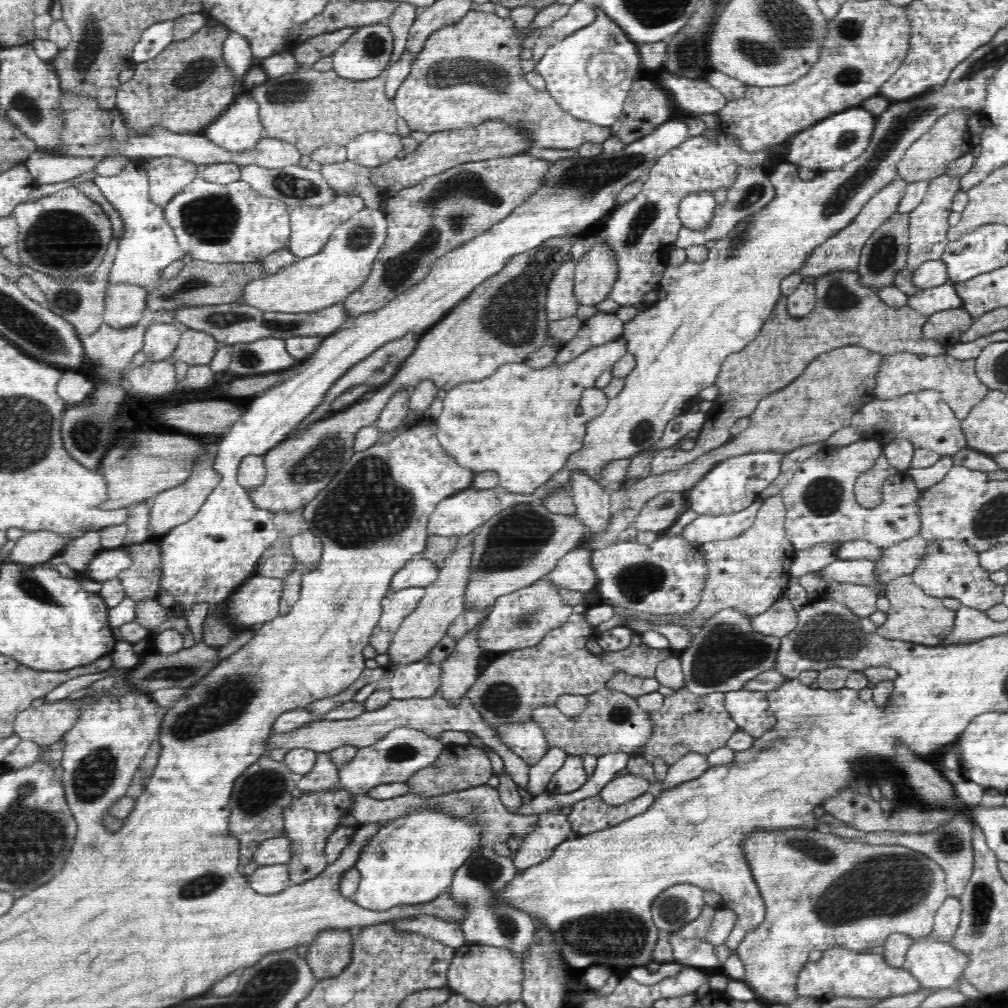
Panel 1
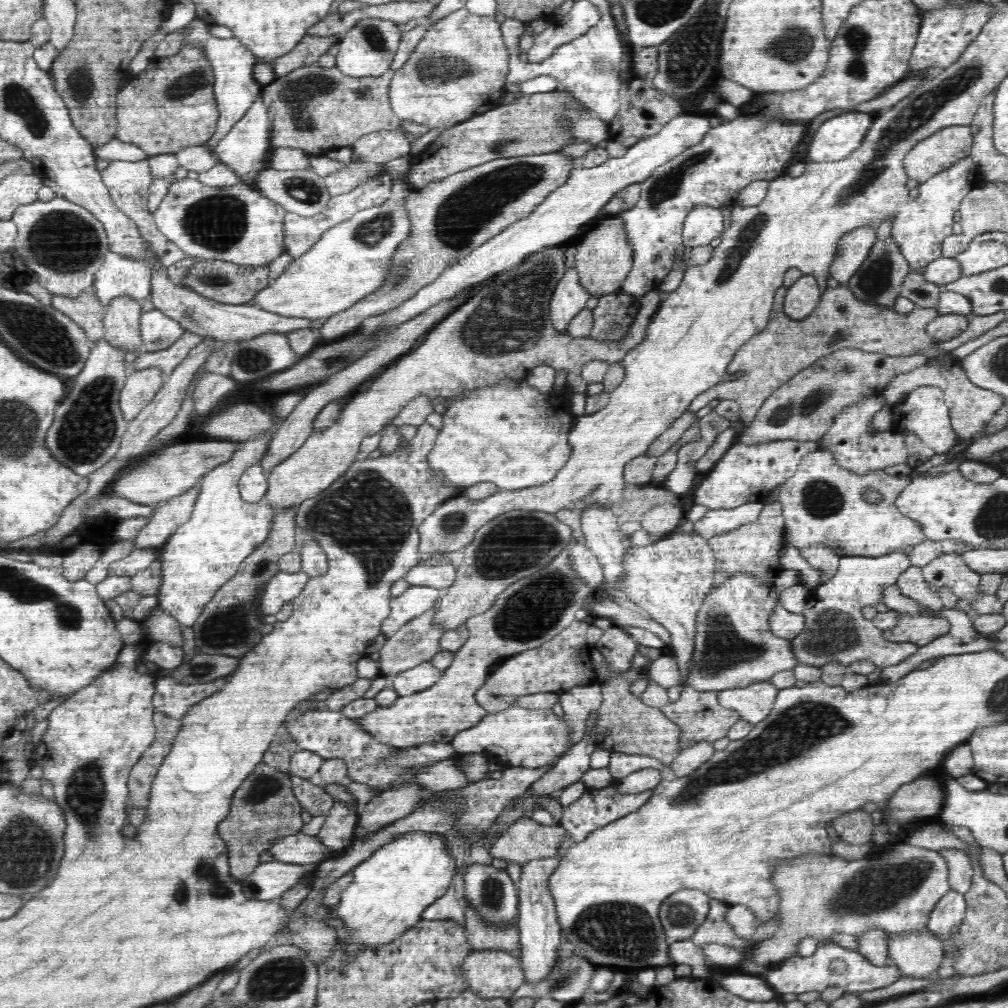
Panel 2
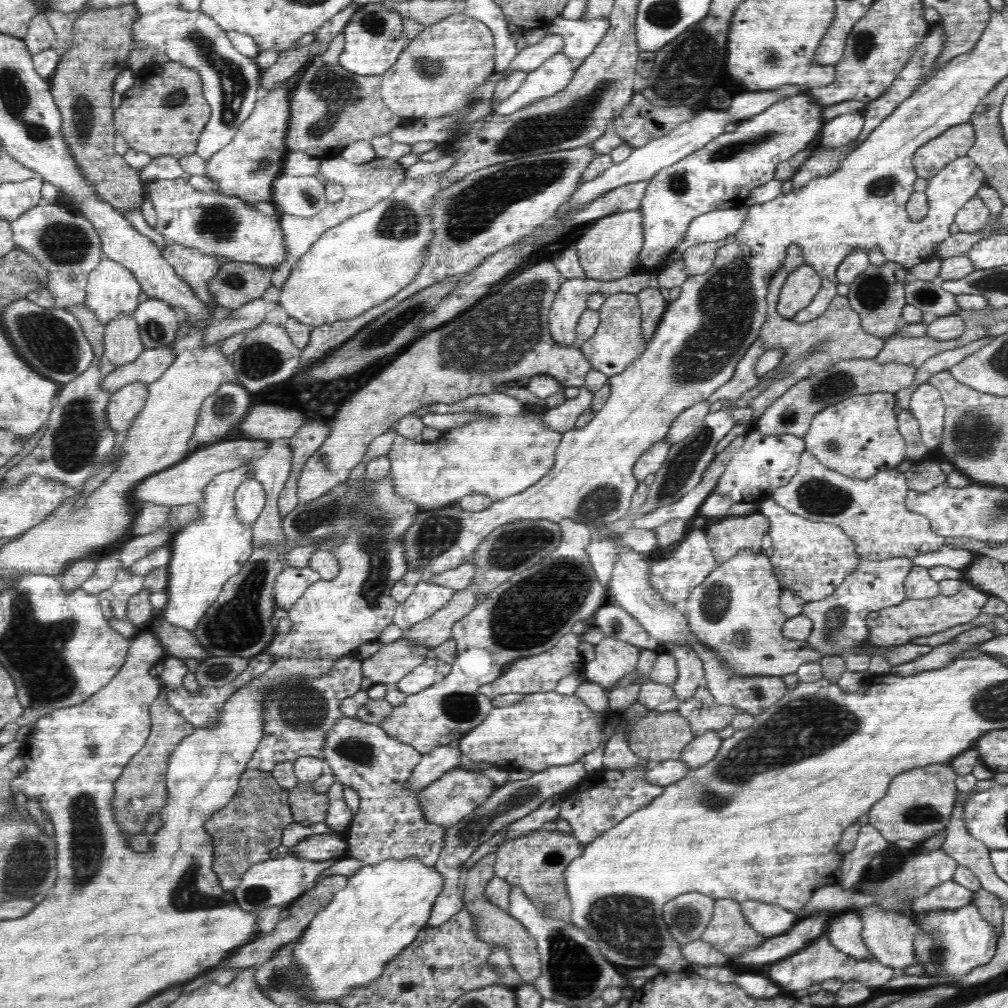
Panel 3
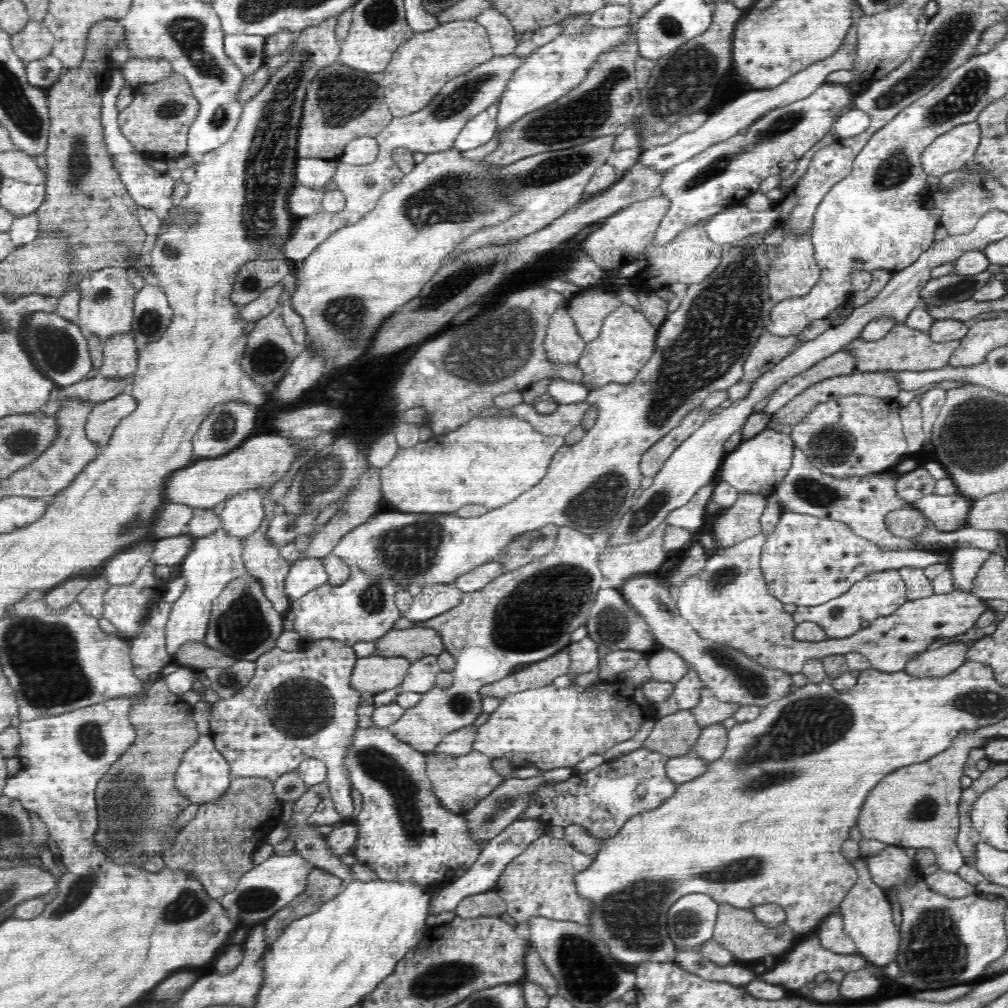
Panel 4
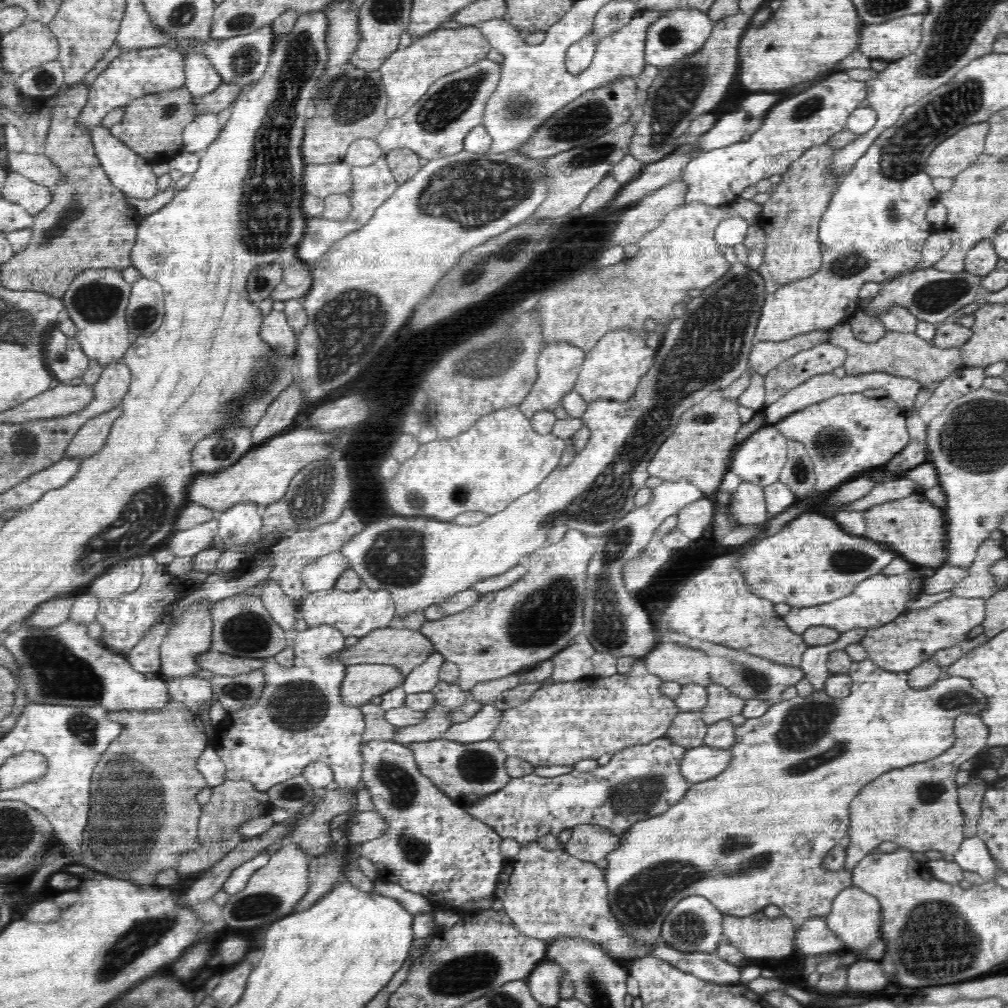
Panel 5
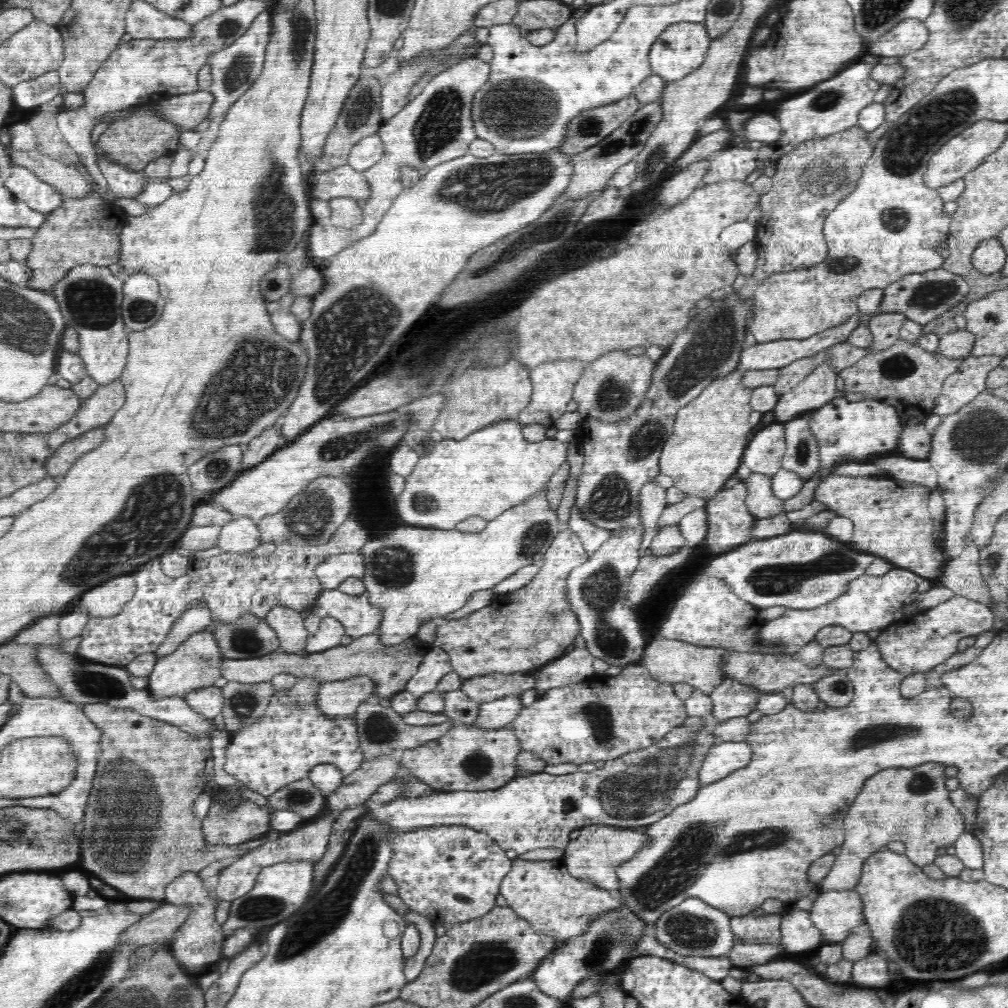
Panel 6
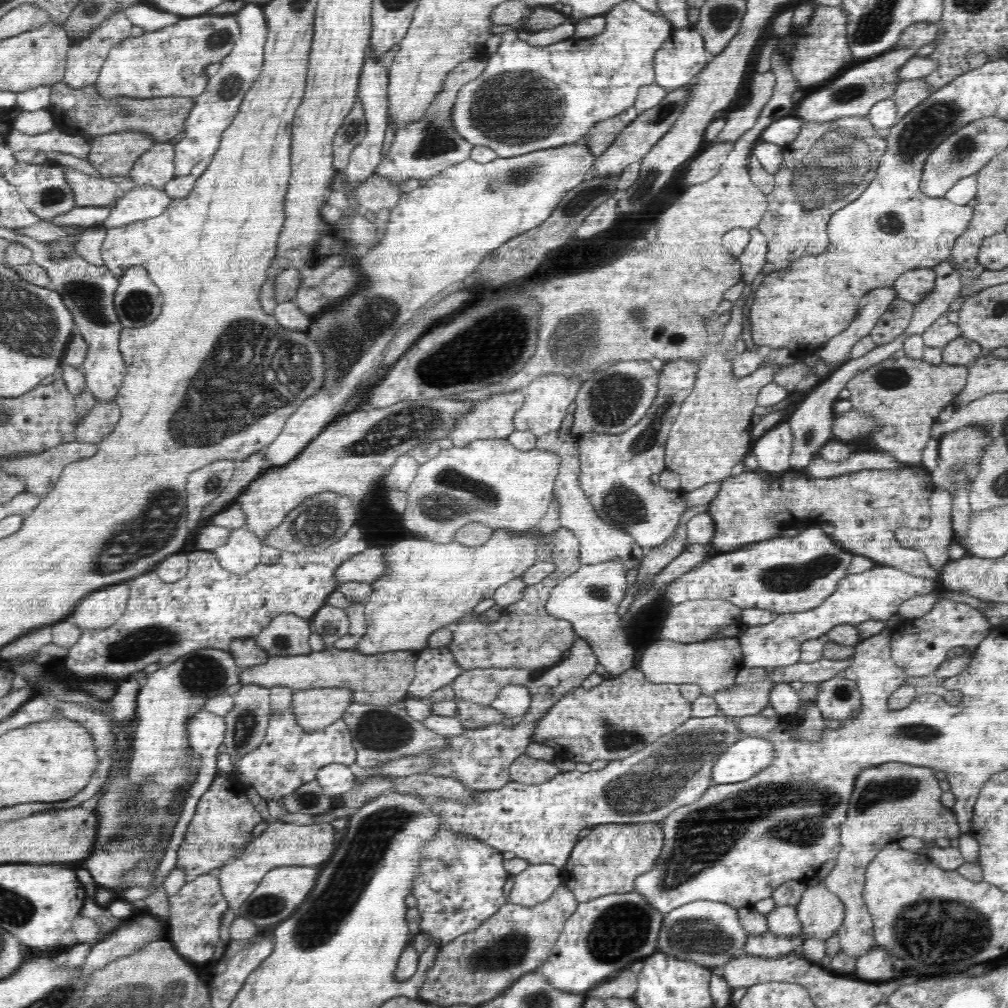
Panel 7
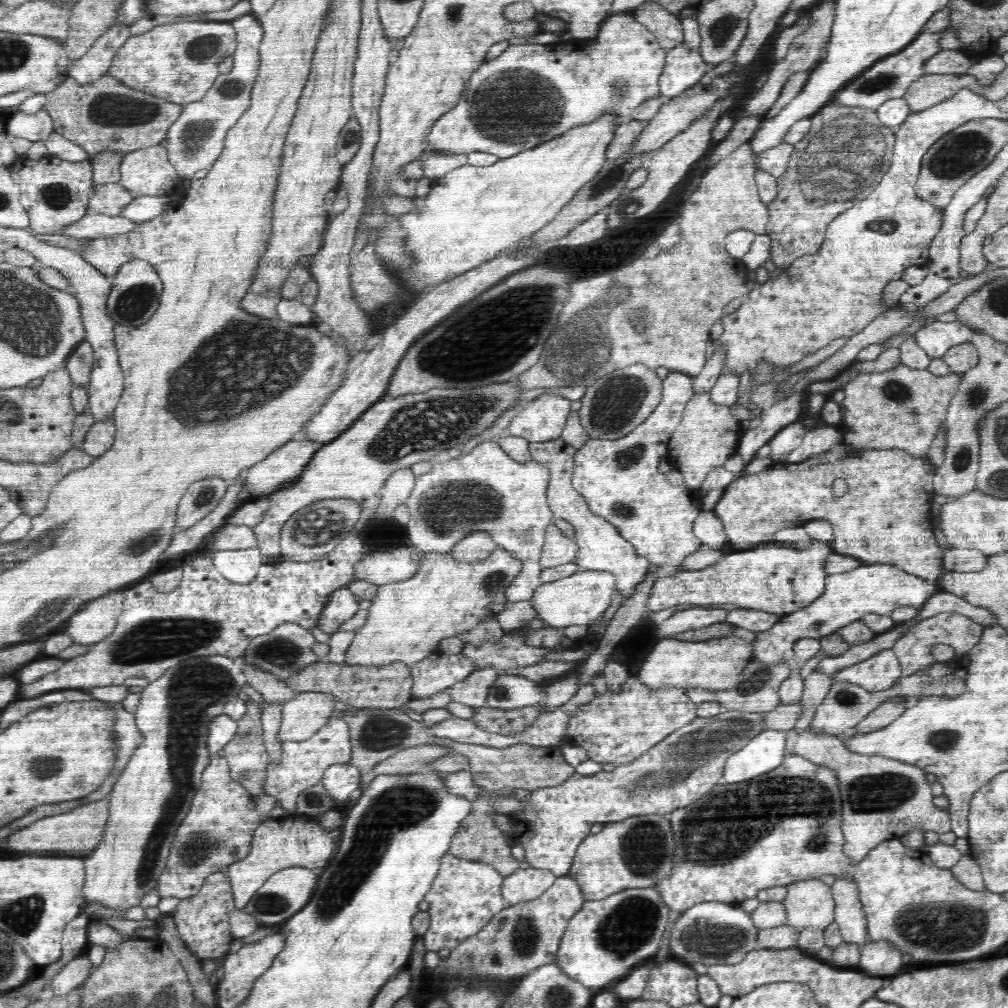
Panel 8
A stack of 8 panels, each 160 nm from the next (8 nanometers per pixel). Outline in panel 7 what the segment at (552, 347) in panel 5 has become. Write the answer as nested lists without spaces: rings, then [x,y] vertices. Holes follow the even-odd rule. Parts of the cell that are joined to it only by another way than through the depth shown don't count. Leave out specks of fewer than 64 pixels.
[[[546,374],[538,376],[526,388],[524,406],[516,412],[514,428],[518,431],[529,431],[536,439],[553,431],[558,431],[561,424],[573,408],[578,391],[581,388],[583,377],[564,376],[563,374]]]

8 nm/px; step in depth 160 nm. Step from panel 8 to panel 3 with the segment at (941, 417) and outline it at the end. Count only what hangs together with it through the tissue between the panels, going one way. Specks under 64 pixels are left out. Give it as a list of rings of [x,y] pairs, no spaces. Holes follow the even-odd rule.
[[[975,325],[965,329],[962,336],[952,340],[939,341],[927,334],[919,337],[892,335],[885,340],[883,349],[875,356],[878,364],[899,362],[920,368],[928,358],[940,352],[954,350],[987,335],[988,325]]]

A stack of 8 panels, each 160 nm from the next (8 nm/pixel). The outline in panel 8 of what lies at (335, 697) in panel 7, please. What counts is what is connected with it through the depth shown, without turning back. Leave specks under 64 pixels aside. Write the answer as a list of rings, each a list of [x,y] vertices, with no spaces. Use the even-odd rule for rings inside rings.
[[[304,692],[285,702],[278,740],[294,742],[310,739],[320,732],[335,711],[336,698],[329,693]]]

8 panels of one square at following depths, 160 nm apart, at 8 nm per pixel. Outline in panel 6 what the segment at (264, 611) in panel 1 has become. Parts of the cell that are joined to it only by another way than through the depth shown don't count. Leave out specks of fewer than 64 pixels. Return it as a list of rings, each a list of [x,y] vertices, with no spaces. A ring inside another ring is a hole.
[[[347,553],[328,557],[315,568],[316,578],[324,589],[334,590],[346,578],[354,577],[362,580],[366,570],[364,554]]]

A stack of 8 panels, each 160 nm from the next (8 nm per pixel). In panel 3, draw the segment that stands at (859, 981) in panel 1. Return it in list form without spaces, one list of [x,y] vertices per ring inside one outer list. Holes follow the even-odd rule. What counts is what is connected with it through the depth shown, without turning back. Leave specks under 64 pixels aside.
[[[822,934],[811,943],[808,948],[804,948],[804,950],[794,954],[794,956],[788,956],[788,958],[774,963],[774,966],[768,972],[768,978],[782,990],[792,990],[792,992],[807,989],[812,984],[822,983],[828,978],[837,978],[844,983],[856,980],[872,989],[876,989],[883,988],[898,973],[893,967],[881,964],[873,958],[857,960],[844,952],[838,951],[829,943],[826,934]]]

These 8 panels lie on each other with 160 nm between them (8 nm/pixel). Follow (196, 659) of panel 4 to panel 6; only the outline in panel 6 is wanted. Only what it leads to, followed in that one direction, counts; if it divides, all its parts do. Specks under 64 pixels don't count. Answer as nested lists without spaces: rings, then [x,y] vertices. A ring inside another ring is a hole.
[[[376,632],[353,639],[348,645],[340,645],[319,653],[284,653],[274,651],[258,658],[240,658],[232,660],[223,658],[222,676],[228,681],[243,684],[269,682],[276,674],[291,674],[298,678],[315,678],[320,683],[346,680],[352,676],[371,676],[374,680],[372,700],[391,698],[398,692],[406,690],[409,680],[416,674],[420,663],[431,645],[418,636],[411,637],[394,646],[384,646]]]

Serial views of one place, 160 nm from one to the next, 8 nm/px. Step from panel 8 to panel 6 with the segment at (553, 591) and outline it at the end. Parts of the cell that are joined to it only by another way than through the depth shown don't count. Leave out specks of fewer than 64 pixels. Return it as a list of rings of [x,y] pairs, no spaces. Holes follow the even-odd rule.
[[[638,524],[636,528],[618,528],[612,530],[611,538],[599,547],[594,555],[572,569],[566,578],[567,601],[571,604],[571,611],[577,616],[580,623],[582,635],[586,642],[587,649],[592,656],[599,658],[610,665],[622,666],[629,663],[639,662],[642,658],[644,649],[647,647],[644,636],[638,630],[638,620],[636,620],[636,609],[633,608],[627,599],[629,582],[632,573],[638,566],[640,557],[639,550],[644,534],[644,527]]]

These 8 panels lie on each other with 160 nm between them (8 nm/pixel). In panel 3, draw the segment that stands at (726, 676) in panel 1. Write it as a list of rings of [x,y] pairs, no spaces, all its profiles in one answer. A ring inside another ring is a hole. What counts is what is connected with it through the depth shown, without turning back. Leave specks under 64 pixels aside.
[[[742,550],[730,560],[716,565],[704,582],[690,591],[682,609],[687,615],[688,627],[696,635],[698,642],[718,655],[720,665],[724,665],[732,675],[782,677],[796,673],[801,664],[819,661],[824,653],[814,651],[805,641],[790,640],[784,636],[782,626],[788,617],[778,607],[781,592],[782,588],[772,570],[769,556],[763,552]]]

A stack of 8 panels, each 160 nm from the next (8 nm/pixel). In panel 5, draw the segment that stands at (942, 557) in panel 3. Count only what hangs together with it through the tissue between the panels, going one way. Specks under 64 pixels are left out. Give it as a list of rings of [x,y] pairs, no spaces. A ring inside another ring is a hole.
[[[814,510],[796,516],[775,535],[752,546],[735,562],[735,567],[756,596],[796,608],[844,598],[859,582],[882,572],[892,560],[900,557],[862,535],[848,534],[832,518]]]

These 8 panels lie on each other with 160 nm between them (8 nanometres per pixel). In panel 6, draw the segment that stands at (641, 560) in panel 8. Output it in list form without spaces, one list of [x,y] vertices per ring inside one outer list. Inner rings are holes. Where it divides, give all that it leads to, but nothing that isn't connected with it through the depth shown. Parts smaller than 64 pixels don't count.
[[[576,505],[565,517],[568,518],[566,528],[577,534],[589,557],[594,555],[594,552],[597,552],[599,547],[611,538],[611,530],[596,527],[584,519],[584,515],[580,513],[580,509]]]

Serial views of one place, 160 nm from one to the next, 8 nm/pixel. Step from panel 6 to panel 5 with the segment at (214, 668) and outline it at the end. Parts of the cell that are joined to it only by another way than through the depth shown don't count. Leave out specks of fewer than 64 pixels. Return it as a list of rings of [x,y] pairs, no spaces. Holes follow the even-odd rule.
[[[198,600],[194,604],[189,604],[188,612],[182,614],[182,618],[178,618],[176,622],[172,622],[172,626],[164,636],[164,640],[160,649],[160,670],[157,676],[164,680],[167,684],[169,680],[174,680],[178,676],[196,676],[201,668],[196,663],[196,656],[202,652],[211,650],[213,632],[213,622],[211,619],[211,611],[207,608],[205,600]]]

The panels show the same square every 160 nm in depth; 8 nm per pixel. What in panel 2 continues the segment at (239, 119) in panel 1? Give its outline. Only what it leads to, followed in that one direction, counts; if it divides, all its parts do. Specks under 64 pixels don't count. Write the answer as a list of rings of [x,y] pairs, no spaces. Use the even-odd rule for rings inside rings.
[[[259,96],[252,102],[248,112],[236,122],[234,128],[218,142],[215,152],[219,155],[220,163],[229,166],[240,179],[247,181],[253,179],[256,173],[268,168],[268,156],[273,147],[268,105]]]

